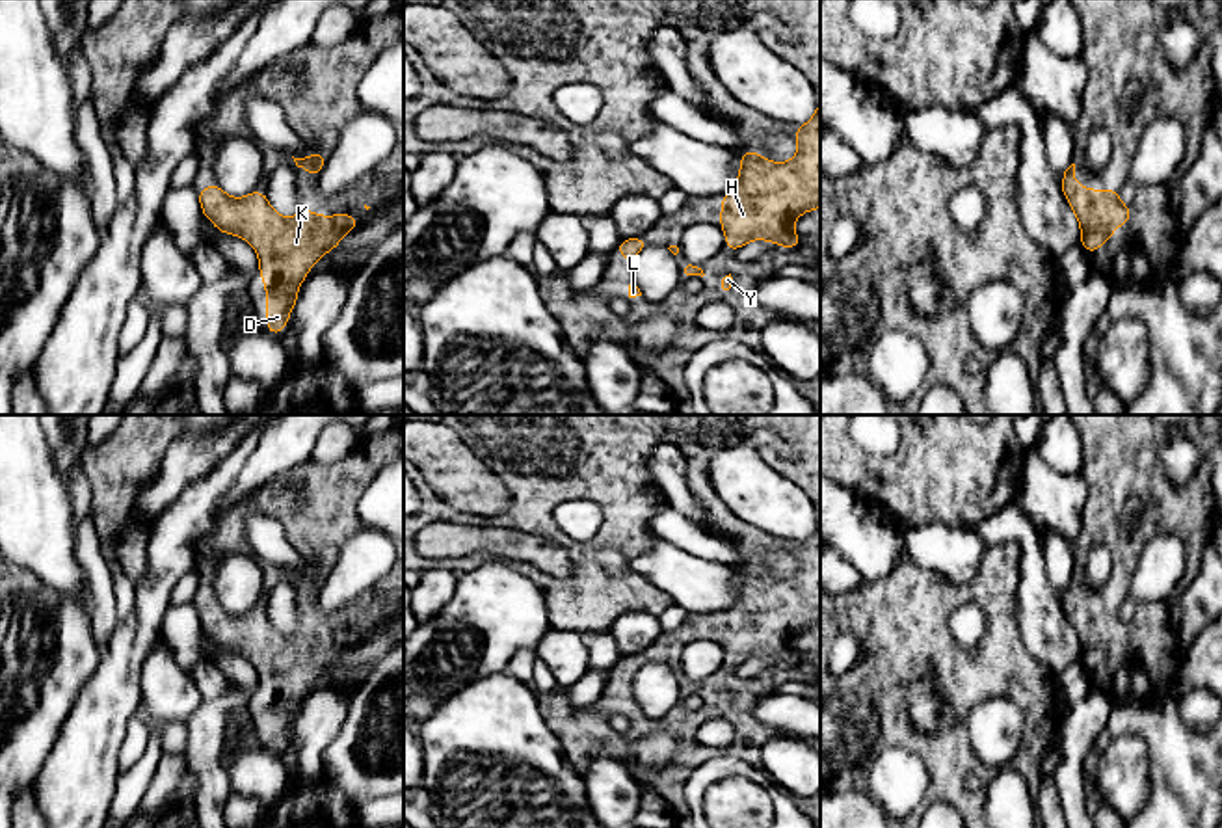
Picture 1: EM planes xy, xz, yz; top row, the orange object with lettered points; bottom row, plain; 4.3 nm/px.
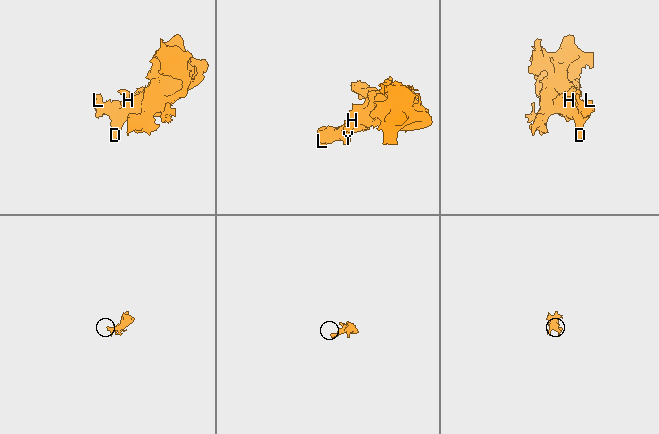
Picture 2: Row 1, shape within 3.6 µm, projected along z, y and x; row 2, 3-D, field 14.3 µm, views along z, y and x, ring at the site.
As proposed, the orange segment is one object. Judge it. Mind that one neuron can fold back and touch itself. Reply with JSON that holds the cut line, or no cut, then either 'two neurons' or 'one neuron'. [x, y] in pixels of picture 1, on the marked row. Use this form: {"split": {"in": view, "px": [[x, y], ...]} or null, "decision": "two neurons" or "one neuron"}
{"split": null, "decision": "one neuron"}

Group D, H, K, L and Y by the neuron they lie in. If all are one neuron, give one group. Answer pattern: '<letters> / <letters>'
D H K L Y

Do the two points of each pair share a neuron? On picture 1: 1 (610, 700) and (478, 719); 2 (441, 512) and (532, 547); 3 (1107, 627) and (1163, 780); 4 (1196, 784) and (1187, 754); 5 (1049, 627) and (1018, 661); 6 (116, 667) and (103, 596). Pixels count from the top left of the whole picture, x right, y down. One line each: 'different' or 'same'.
1: different
2: same
3: different
4: same
5: different
6: different

